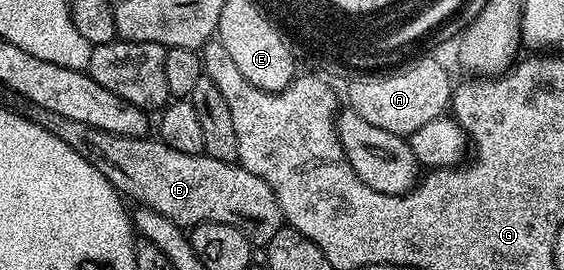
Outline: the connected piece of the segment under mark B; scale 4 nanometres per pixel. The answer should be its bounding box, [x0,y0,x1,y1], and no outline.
[29,109,283,247]

